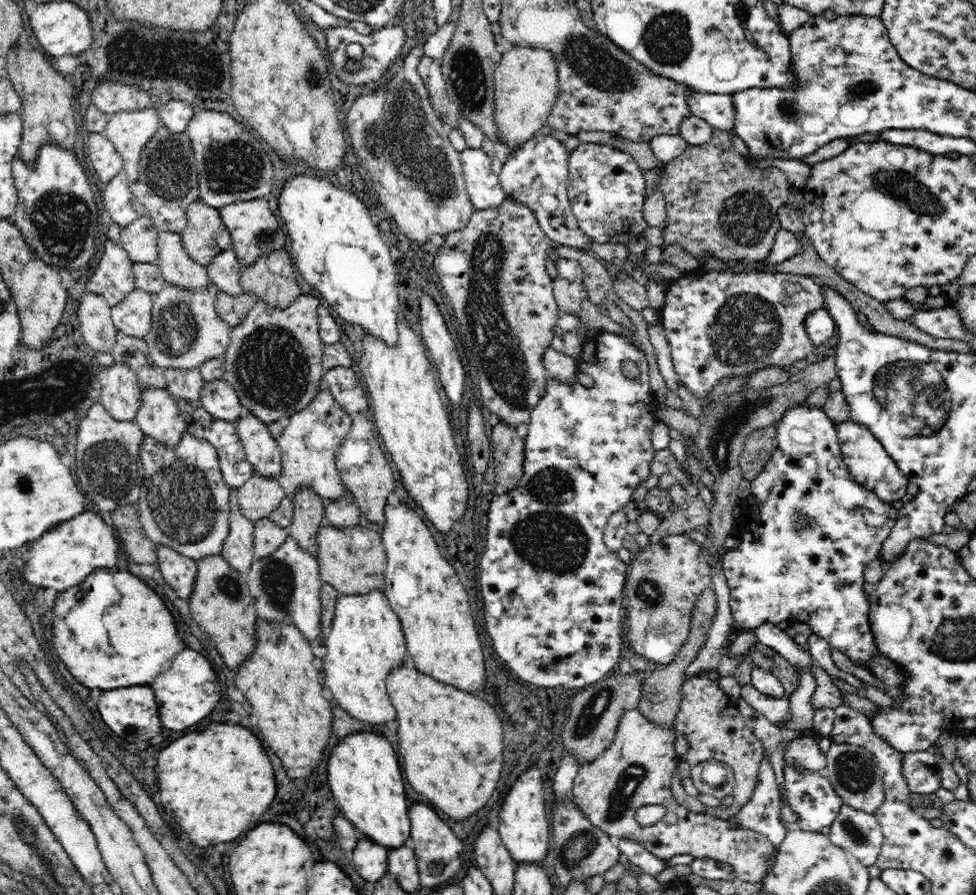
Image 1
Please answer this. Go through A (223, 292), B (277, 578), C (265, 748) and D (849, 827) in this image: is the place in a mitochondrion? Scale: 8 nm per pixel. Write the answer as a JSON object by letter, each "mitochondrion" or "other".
{"A":"other","B":"mitochondrion","C":"other","D":"mitochondrion"}

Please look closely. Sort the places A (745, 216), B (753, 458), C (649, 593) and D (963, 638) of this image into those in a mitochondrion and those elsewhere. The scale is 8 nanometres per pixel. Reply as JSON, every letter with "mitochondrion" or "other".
{"A":"mitochondrion","B":"mitochondrion","C":"mitochondrion","D":"mitochondrion"}

